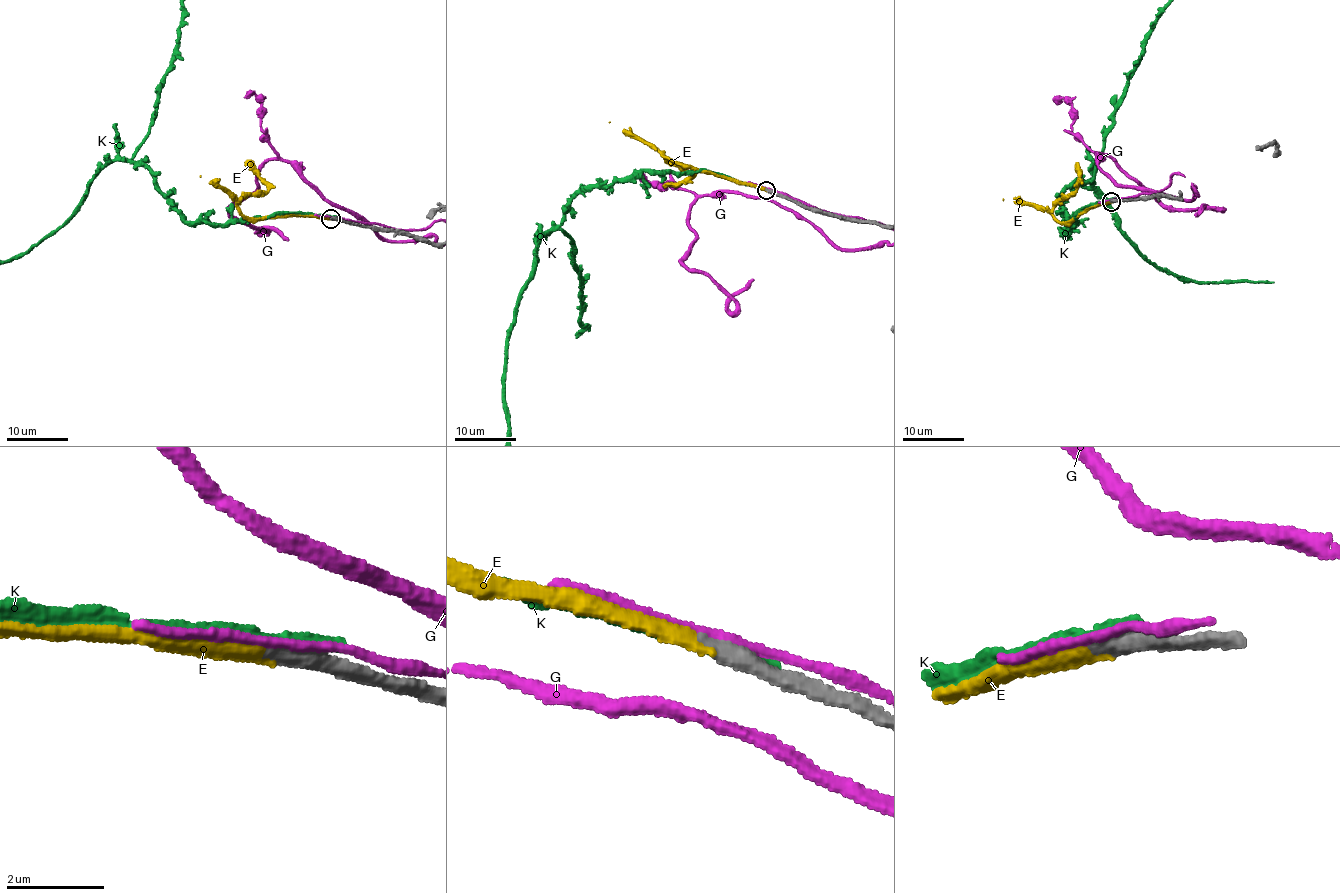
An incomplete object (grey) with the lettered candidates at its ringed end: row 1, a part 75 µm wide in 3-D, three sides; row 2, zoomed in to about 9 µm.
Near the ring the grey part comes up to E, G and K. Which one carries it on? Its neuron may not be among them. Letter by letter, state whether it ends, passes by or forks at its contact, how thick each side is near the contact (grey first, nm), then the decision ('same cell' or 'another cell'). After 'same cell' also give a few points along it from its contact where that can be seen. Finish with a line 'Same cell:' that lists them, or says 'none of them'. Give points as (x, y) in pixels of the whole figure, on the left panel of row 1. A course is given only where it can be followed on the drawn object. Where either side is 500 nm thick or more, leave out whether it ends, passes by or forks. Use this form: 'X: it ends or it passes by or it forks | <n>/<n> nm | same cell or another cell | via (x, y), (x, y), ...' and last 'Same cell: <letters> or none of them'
E: it ends | 360/280 nm | same cell | via (330, 219), (243, 216), (238, 206), (244, 196), (268, 190), (266, 181), (246, 161)
G: it passes by | 440/190 nm | another cell
K: it ends | 440/360 nm | another cell
Same cell: E

